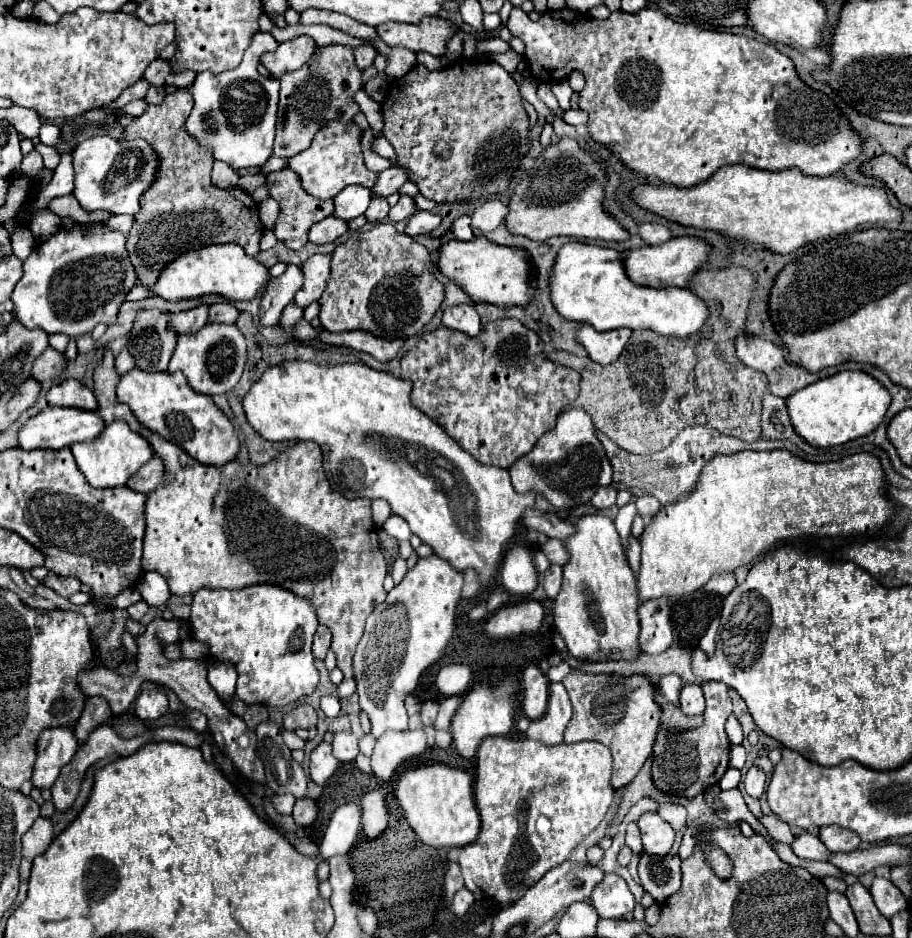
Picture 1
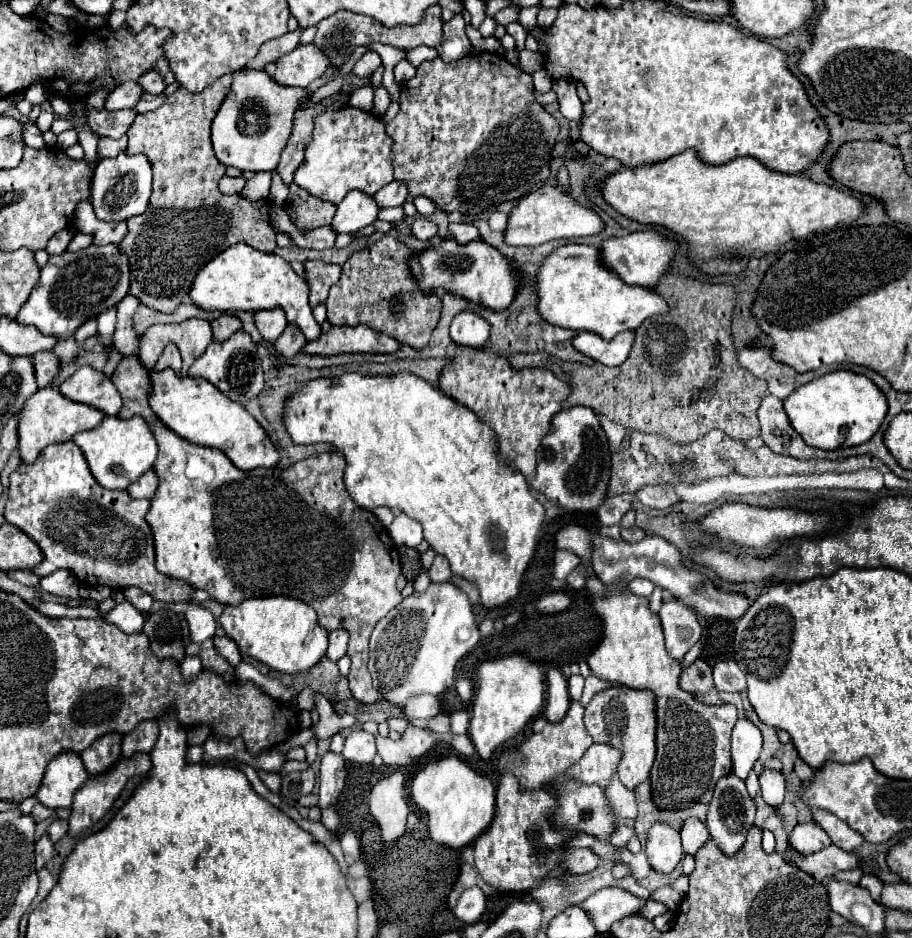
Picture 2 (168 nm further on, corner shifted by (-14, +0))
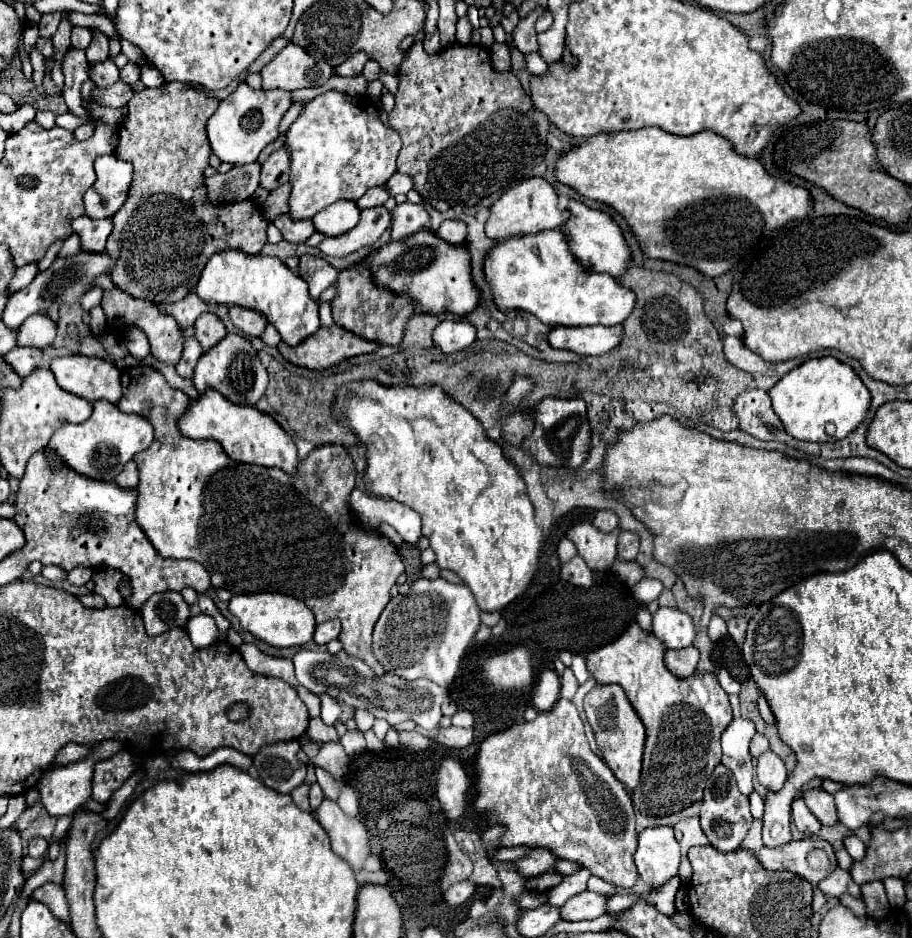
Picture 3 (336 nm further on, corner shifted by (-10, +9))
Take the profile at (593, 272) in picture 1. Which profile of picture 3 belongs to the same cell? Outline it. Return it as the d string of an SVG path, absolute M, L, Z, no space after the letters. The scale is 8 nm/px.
M560 229L524 233L508 237L488 249L484 277L492 291L492 301L502 313L524 311L546 325L620 325L636 303L636 295L606 275L586 271L570 255L566 237Z

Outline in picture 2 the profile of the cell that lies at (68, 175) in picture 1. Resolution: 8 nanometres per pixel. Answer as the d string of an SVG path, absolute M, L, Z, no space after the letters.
M66 130L66 132L58 134L56 148L58 148L58 150L68 150L68 148L74 146L76 142L78 142L78 134L76 134L76 130Z

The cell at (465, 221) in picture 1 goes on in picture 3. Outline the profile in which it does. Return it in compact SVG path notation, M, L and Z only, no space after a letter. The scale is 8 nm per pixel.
M448 219L448 221L444 221L440 225L440 229L436 231L436 235L440 239L444 239L446 243L450 243L450 245L456 247L456 245L464 243L464 223L460 223L456 219Z

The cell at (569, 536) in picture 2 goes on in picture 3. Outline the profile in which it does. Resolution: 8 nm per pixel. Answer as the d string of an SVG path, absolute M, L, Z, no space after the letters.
M578 523L570 529L570 539L578 547L578 555L586 559L586 565L594 571L608 571L616 557L616 539L620 529L614 535L604 535L594 529L592 523Z

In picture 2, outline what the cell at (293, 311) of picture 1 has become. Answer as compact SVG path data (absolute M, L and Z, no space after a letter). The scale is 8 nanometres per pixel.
M288 324L286 330L280 334L280 338L274 342L276 350L286 356L286 358L292 358L294 354L298 354L306 344L306 338L302 336L300 328L296 328L296 324Z

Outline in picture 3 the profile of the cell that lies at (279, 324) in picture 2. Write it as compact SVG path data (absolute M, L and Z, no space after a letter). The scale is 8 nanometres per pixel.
M228 307L228 315L232 323L240 329L240 333L250 335L250 337L258 337L260 331L264 331L266 327L264 319L260 319L256 311L244 311L244 307Z

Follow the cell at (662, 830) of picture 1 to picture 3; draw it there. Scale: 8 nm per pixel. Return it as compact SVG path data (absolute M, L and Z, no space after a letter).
M644 829L638 835L634 863L642 881L652 889L660 889L668 879L676 877L680 867L680 845L674 837L674 829Z

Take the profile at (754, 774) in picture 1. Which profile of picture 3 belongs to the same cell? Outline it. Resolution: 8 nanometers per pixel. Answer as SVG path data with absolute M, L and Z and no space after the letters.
M766 751L758 757L756 777L766 789L780 789L788 777L786 765L774 751Z

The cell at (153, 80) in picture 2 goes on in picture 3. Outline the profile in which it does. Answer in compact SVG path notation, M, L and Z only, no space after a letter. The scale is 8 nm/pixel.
M126 63L120 69L120 81L124 81L124 83L136 83L138 77L140 77L140 69L134 63Z

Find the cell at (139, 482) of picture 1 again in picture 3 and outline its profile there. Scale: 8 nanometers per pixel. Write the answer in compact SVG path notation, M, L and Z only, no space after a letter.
M130 461L120 475L116 475L116 485L118 487L136 487L138 485L138 467L134 461Z

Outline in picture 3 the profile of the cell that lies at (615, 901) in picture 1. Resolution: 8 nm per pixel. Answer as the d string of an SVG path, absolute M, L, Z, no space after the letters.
M584 891L572 899L568 899L560 907L560 919L562 921L584 921L584 919L596 919L604 915L604 905L608 897L592 891Z

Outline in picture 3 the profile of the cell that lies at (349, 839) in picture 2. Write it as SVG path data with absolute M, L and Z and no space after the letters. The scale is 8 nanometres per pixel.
M342 785L340 787L340 797L338 797L338 805L344 813L348 815L356 815L358 813L358 795L350 785Z

